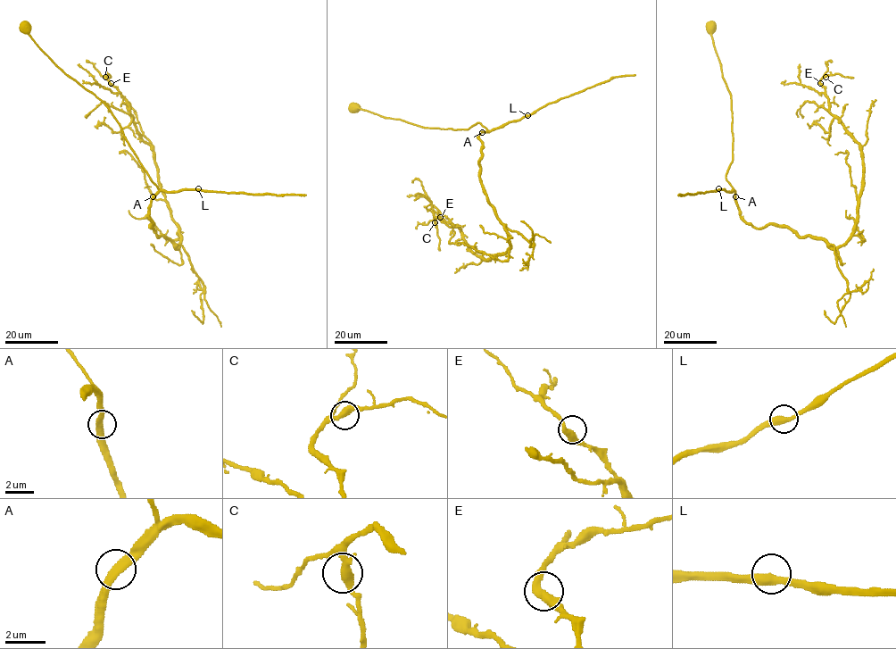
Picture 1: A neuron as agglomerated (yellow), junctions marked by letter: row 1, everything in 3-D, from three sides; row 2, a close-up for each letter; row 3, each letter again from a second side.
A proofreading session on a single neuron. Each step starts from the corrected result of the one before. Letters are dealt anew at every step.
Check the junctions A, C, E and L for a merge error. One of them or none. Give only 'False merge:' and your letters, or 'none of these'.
False merge: none of these

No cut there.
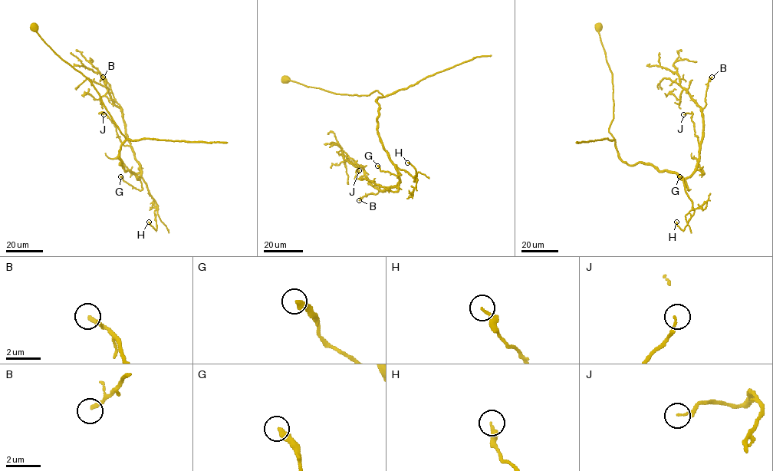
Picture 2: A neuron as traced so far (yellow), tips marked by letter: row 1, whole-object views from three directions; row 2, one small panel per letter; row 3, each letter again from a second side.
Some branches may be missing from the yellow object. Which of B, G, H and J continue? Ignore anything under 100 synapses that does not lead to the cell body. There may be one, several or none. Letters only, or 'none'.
none

